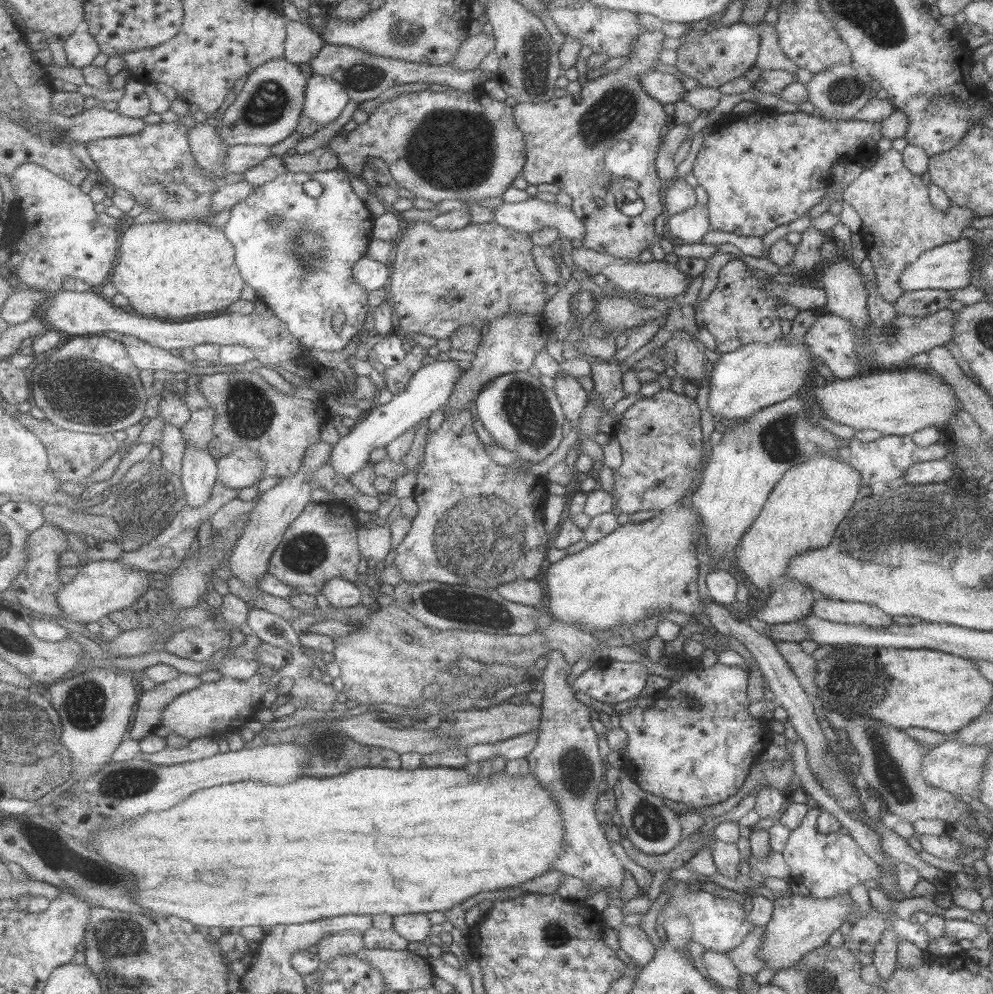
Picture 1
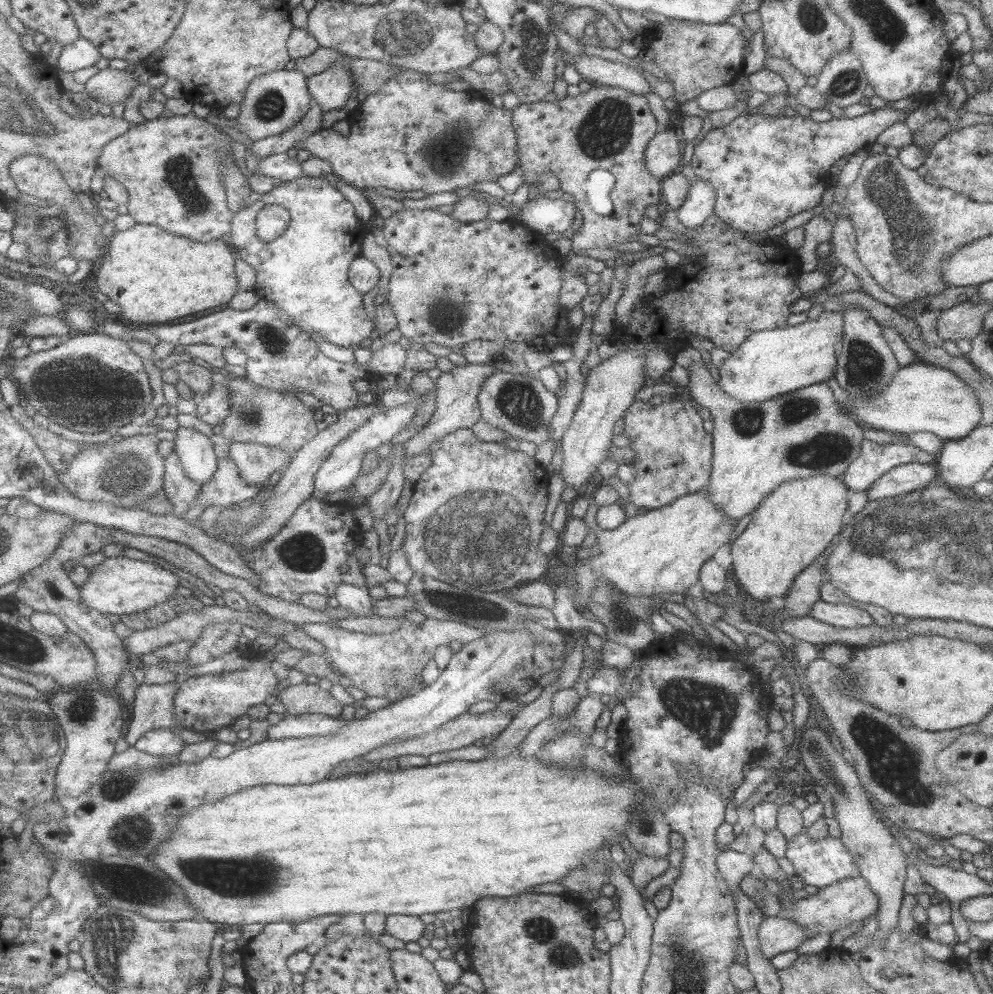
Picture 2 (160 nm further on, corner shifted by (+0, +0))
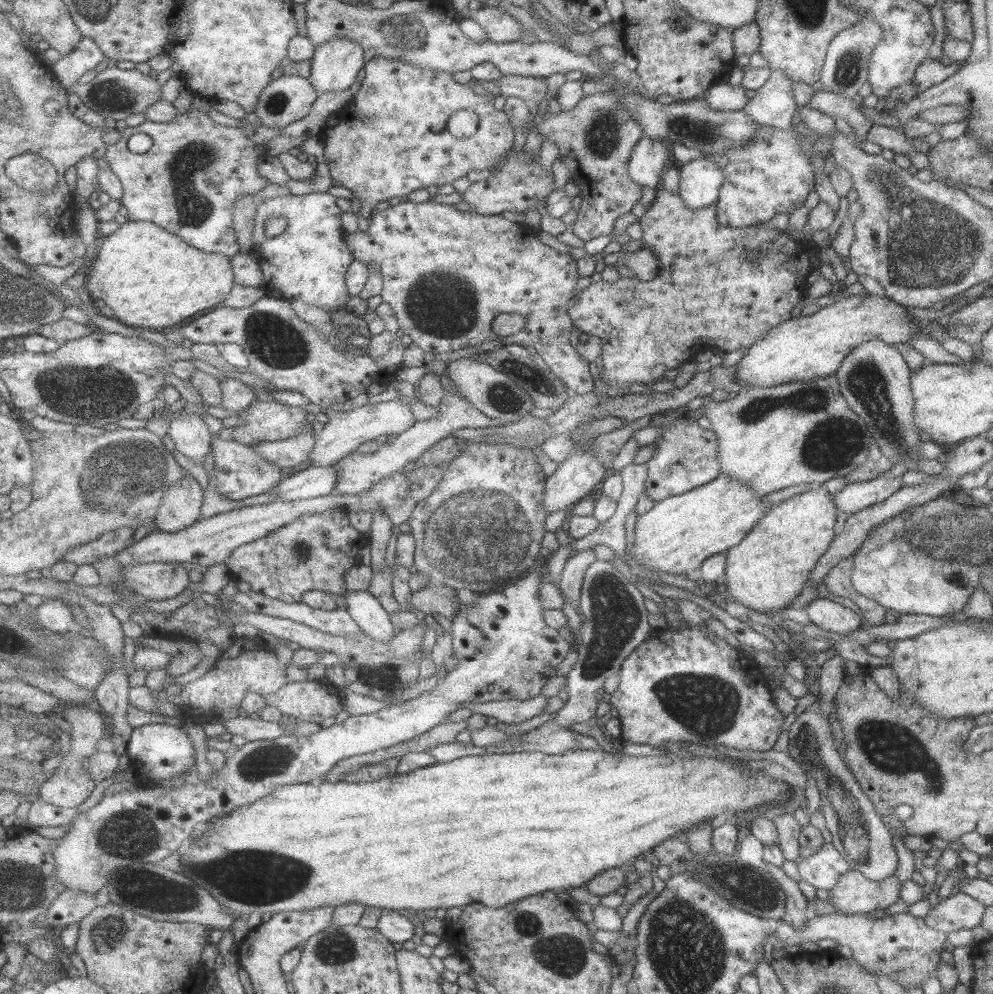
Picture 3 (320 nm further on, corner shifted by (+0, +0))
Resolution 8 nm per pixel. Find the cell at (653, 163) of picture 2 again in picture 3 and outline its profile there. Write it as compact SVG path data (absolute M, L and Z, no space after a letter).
M641 137L631 149L626 162L627 176L639 186L656 188L664 168L674 162L669 144L655 138Z

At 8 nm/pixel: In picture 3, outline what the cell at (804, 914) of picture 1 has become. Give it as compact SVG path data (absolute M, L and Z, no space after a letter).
M849 870L829 890L829 903L845 916L871 914L899 901L900 882L896 875L869 880L861 872Z

